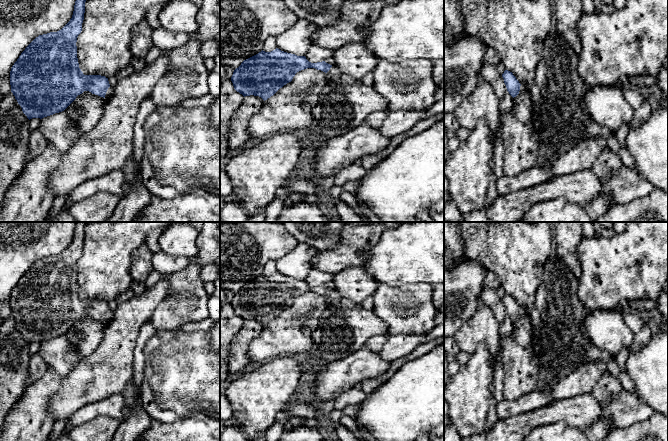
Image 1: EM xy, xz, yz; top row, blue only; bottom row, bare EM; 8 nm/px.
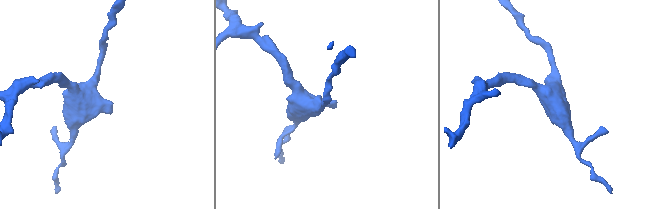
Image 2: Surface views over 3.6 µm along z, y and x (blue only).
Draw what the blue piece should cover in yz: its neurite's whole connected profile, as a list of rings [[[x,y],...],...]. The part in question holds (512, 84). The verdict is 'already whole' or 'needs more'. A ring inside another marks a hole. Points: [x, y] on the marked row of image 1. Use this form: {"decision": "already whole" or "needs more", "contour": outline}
{"decision": "needs more", "contour": [[[554,29],[544,41],[544,53],[536,67],[531,85],[520,84],[508,70],[502,74],[507,91],[513,98],[520,92],[530,92],[534,107],[530,129],[539,146],[549,146],[553,141],[565,138],[570,129],[584,116],[581,98],[586,86],[578,71],[578,61],[579,56]]]}

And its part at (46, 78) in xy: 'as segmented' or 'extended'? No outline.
extended

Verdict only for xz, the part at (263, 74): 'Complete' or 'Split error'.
Split error

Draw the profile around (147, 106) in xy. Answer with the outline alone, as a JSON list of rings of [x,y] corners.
[[[151,97],[145,98],[140,104],[135,125],[133,127],[133,142],[132,142],[132,155],[131,160],[134,161],[134,165],[137,171],[141,170],[141,160],[144,154],[145,146],[145,132],[143,125],[146,118],[154,111],[156,105],[152,101]]]

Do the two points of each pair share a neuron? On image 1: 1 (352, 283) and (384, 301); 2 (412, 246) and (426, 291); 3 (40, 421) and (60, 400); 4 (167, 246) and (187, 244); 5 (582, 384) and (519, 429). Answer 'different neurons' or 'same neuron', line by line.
1: different neurons
2: different neurons
3: different neurons
4: same neuron
5: different neurons

